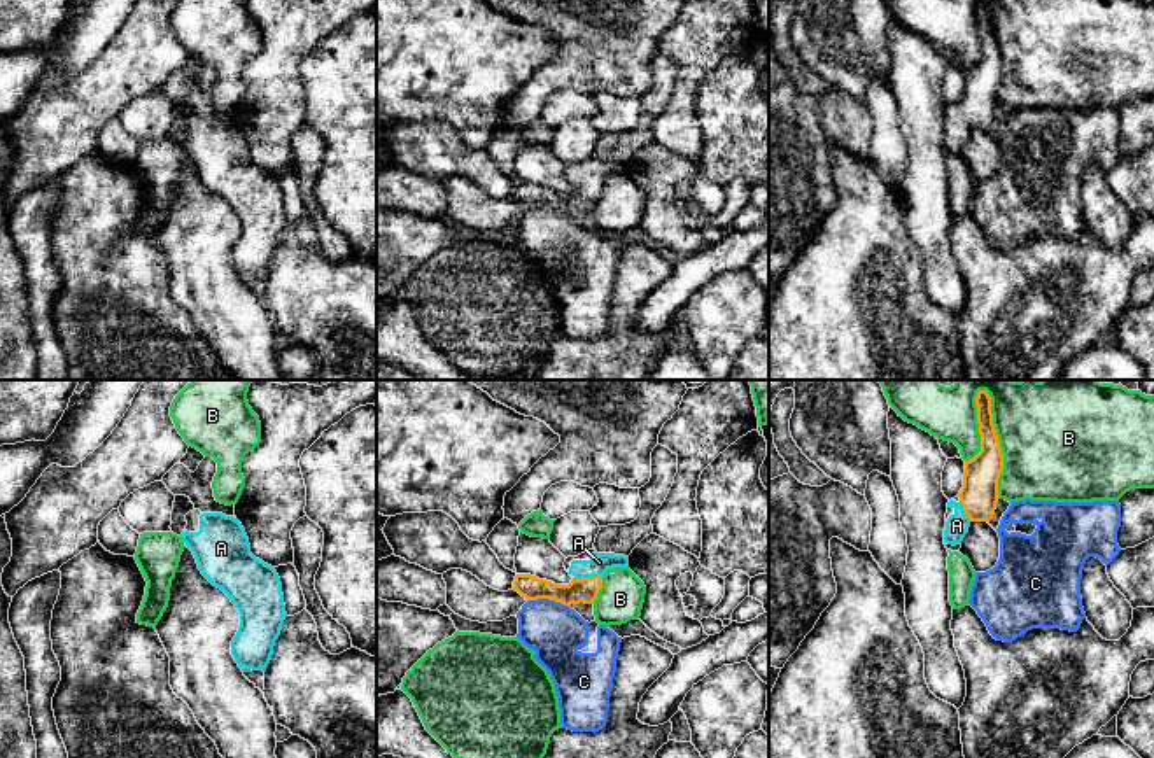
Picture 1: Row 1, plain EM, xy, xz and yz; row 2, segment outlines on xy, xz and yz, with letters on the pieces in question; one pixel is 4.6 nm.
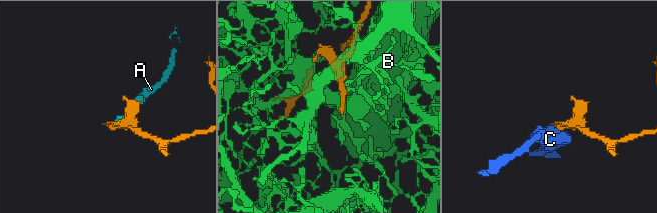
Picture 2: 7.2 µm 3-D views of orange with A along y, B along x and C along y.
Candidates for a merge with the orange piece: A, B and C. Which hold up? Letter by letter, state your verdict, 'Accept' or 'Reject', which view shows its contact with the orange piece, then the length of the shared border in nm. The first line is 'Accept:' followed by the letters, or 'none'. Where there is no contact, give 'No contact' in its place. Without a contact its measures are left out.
Accept: A
A: Accept. Touches orange in xz. Shared border 140 nm
B: Reject. Touches orange in yz. Shared border 500 nm
C: Reject. Touches orange in xz. Shared border 190 nm

